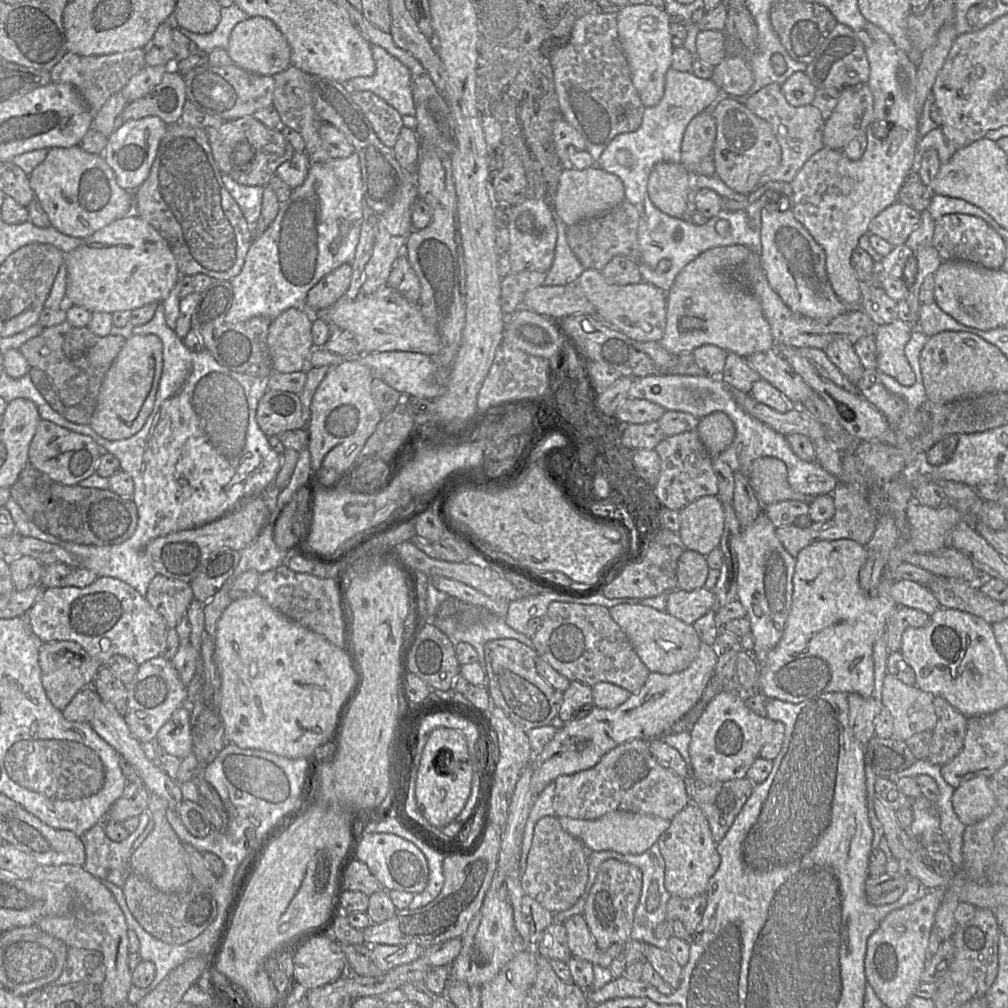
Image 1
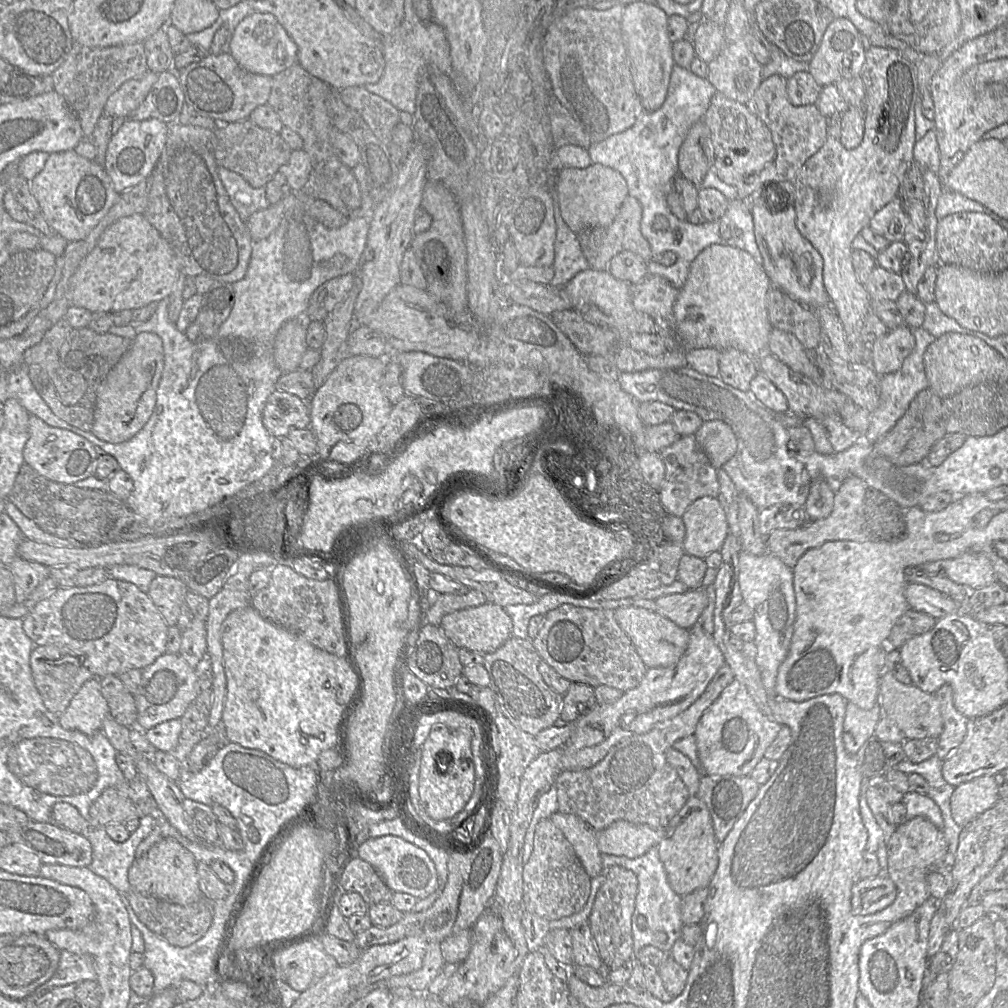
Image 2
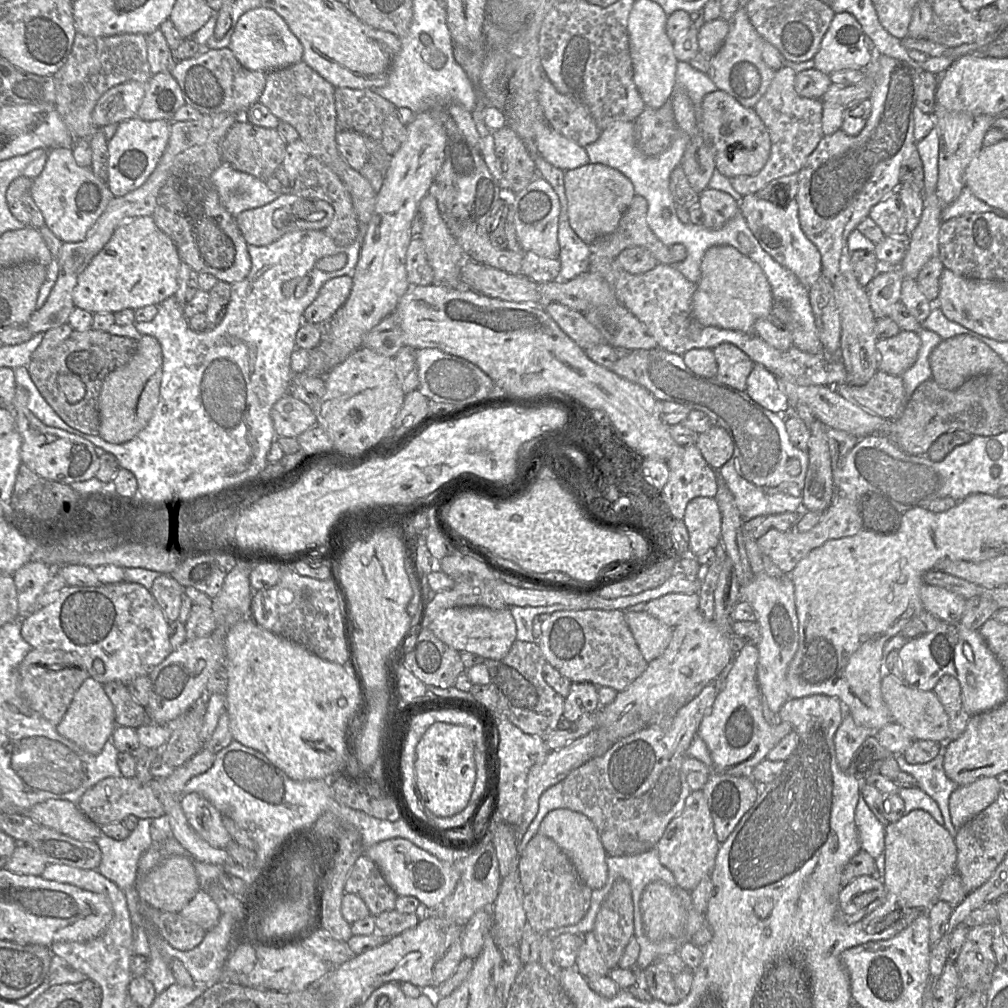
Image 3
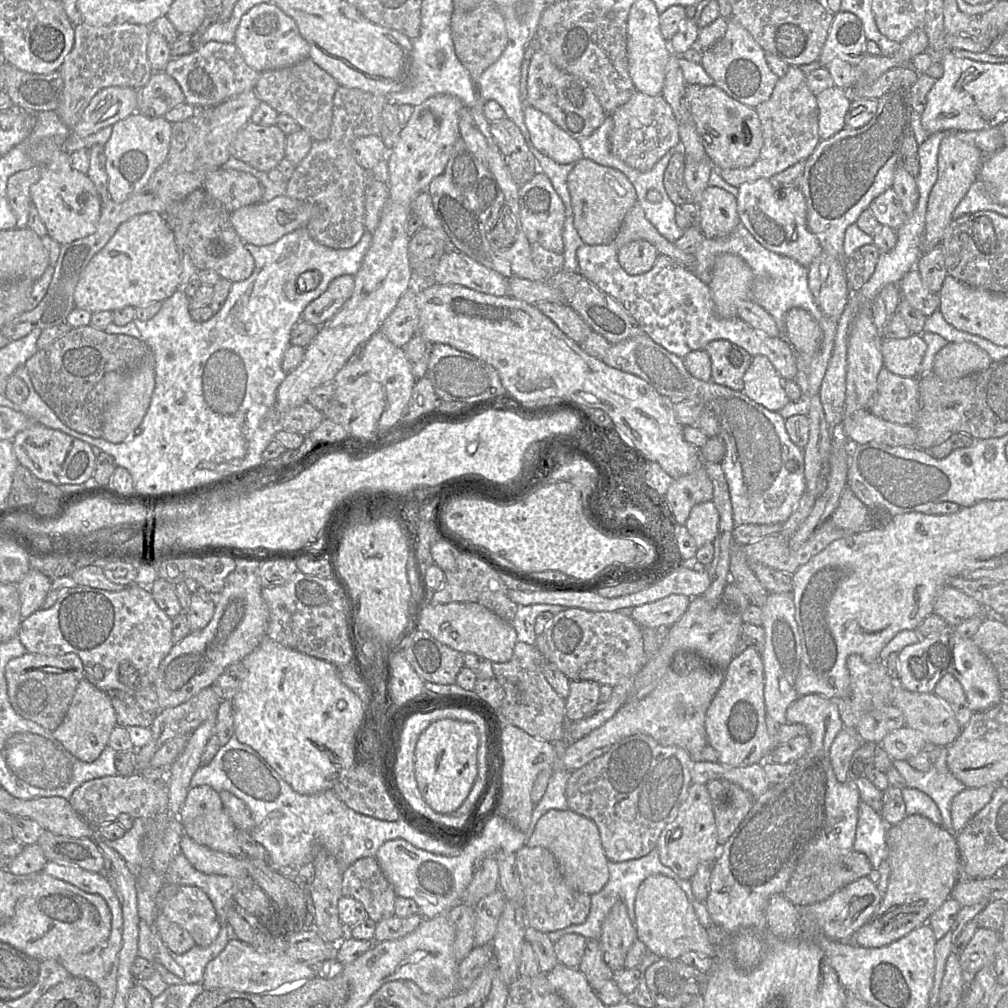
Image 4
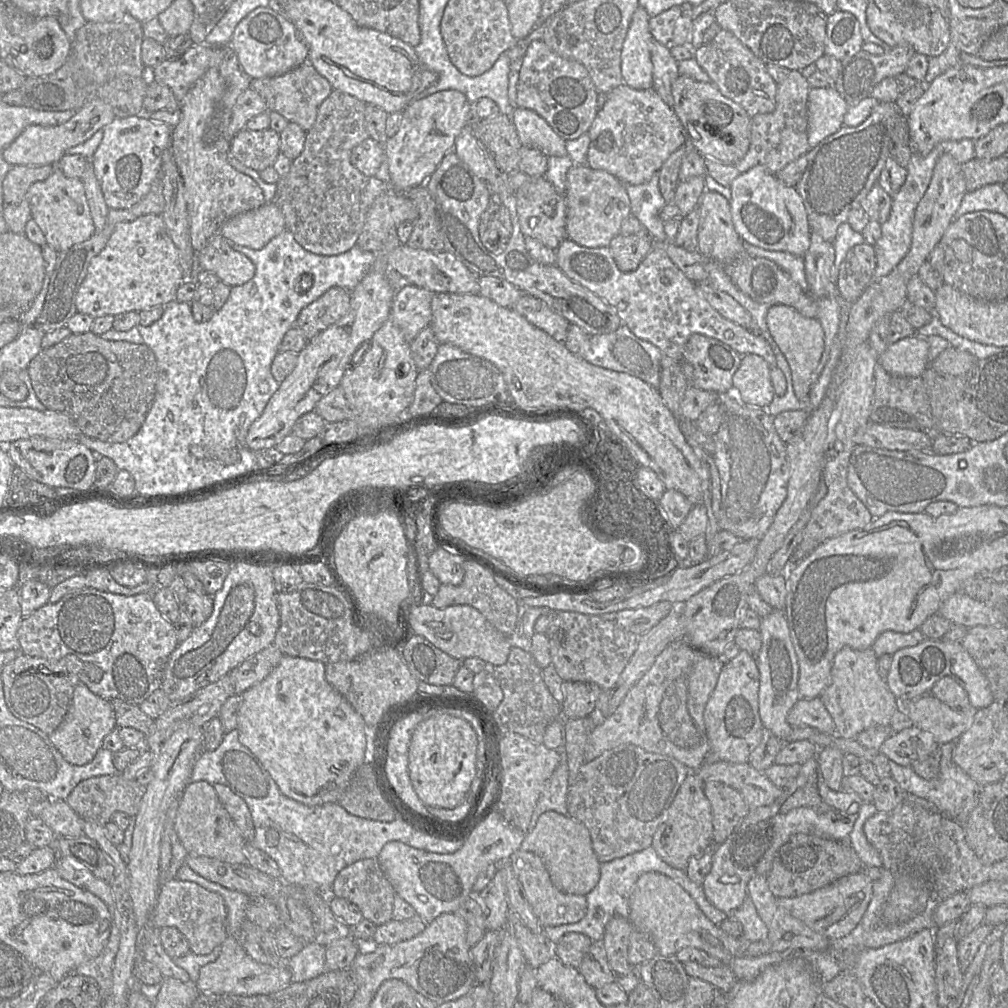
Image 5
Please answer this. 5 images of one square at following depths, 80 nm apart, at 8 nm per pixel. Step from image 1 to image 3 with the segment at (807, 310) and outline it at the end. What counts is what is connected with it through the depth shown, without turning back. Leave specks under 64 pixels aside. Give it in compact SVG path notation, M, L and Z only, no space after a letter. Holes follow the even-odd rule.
M749 194L739 201L739 210L761 247L780 265L792 271L809 289L822 274L822 259L818 248L801 229L797 200L787 200L785 206L780 206L756 194Z

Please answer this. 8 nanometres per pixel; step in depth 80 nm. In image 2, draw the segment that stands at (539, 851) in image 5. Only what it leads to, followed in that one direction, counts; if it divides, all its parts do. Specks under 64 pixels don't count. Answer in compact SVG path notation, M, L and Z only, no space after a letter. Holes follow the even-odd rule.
M557 811L549 819L562 831L572 845L588 876L594 878L600 875L603 870L603 863L602 853L596 841L596 831L573 814Z

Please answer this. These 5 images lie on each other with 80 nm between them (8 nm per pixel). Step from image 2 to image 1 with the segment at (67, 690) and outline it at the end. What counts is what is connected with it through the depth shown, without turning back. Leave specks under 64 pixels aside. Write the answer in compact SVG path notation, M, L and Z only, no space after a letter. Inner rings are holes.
M73 641L41 643L38 649L41 680L52 705L60 711L69 704L80 690L91 686L101 664Z

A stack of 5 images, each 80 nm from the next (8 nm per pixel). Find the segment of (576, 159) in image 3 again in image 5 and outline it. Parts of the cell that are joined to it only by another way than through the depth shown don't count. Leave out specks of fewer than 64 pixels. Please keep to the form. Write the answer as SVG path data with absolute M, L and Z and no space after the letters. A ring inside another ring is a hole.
M515 107L513 125L522 145L537 148L548 157L568 155L566 141L535 111Z

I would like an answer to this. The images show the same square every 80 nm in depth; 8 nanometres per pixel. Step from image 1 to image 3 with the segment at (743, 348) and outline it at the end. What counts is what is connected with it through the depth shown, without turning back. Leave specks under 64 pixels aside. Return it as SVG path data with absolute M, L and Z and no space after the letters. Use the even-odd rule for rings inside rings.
M729 245L712 246L701 262L701 278L692 297L692 314L704 326L753 332L754 323L771 313L773 296L763 270Z

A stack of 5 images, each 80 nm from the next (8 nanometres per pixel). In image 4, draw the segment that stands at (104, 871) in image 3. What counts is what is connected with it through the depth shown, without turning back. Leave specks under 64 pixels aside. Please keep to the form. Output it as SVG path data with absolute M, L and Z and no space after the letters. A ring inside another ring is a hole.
M135 818L132 827L123 837L113 841L106 840L107 845L122 856L136 877L138 870L143 867L141 842L146 832L146 825L147 820Z

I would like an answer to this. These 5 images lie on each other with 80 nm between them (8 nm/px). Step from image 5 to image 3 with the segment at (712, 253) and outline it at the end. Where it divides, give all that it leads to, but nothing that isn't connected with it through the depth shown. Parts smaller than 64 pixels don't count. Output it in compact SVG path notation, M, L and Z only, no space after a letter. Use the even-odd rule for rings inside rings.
M708 187L699 194L698 206L703 214L702 225L714 230L723 227L739 210L739 203L730 194Z

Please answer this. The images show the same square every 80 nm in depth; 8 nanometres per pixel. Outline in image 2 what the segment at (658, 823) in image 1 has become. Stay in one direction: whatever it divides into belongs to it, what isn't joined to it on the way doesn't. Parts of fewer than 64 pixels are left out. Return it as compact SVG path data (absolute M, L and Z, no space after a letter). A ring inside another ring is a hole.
M617 820L603 830L596 831L596 841L602 854L637 858L650 848L657 847L664 829Z

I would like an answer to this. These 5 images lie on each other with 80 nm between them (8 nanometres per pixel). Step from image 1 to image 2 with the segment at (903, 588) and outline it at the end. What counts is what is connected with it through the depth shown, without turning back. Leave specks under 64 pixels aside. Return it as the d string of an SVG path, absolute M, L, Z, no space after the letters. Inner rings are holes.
M908 583L904 592L910 609L924 612L936 620L958 613L959 603L953 598L920 583Z

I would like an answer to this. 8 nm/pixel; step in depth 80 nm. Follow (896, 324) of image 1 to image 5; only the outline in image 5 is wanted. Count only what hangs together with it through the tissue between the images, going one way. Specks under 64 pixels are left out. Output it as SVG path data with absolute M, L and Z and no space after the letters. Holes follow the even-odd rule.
M914 334L889 344L879 356L878 363L893 376L921 377L930 366L927 337Z

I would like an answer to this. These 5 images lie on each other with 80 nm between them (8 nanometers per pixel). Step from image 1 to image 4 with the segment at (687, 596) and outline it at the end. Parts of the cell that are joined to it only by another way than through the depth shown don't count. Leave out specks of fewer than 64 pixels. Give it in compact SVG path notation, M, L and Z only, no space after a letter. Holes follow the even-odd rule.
M671 594L652 603L634 607L632 619L642 628L664 629L676 623L688 609L691 598Z

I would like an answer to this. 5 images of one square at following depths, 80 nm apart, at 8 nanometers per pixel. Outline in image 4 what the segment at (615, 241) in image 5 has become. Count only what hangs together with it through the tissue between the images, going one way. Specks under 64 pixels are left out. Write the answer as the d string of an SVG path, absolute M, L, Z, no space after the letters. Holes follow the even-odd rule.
M646 240L631 241L617 250L618 263L629 275L651 270L658 255L657 249Z

